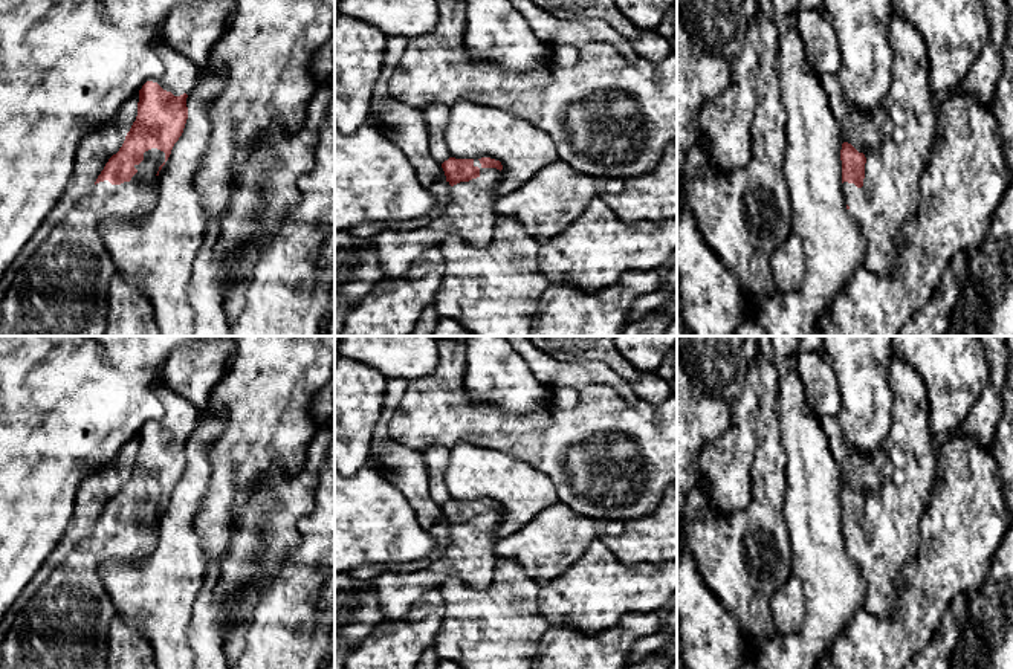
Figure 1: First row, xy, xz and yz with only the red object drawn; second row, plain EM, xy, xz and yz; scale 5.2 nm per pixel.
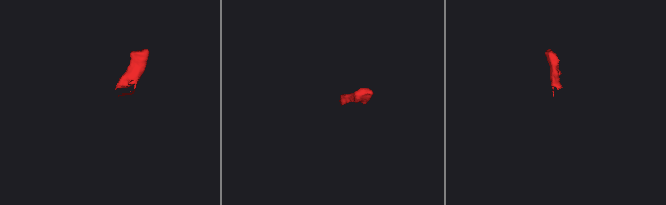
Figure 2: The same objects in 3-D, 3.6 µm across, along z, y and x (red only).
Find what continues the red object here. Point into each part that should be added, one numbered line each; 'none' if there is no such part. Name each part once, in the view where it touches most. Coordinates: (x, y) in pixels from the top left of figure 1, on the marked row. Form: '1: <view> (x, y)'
1: xy (61, 290)

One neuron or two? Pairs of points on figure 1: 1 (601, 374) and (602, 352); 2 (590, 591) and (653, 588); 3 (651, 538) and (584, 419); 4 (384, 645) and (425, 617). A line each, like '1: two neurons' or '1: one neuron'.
1: two neurons
2: one neuron
3: two neurons
4: one neuron

